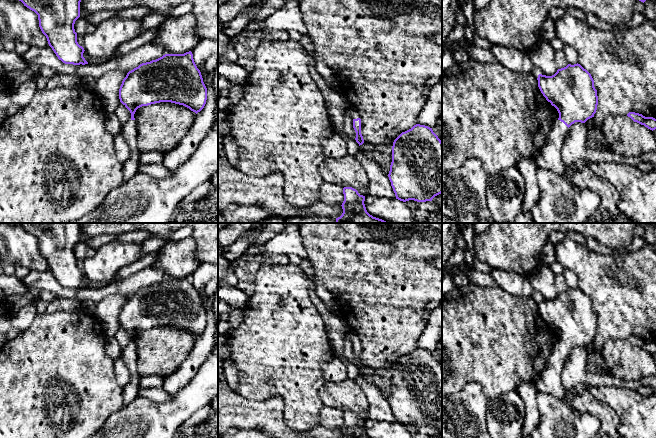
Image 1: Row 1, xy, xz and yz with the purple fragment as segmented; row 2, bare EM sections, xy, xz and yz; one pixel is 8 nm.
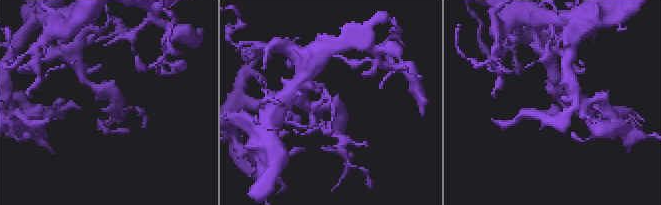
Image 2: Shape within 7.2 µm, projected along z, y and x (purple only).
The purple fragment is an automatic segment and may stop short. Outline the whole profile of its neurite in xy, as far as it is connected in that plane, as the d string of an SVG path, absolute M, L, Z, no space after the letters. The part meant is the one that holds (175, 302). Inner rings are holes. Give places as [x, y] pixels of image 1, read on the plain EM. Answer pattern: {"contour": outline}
{"contour": "M191 275L184 278L165 278L142 287L129 295L119 313L120 326L130 335L131 343L121 356L131 373L130 382L123 386L124 404L135 399L140 390L137 371L136 334L160 326L183 329L196 338L207 324L207 312Z"}

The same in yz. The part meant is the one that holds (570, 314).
{"contour": "M578 287L568 288L566 291L558 293L552 300L539 298L537 304L541 317L557 333L559 342L548 358L547 367L535 380L534 384L537 391L564 400L566 390L560 379L564 361L572 348L575 346L585 347L588 343L594 341L598 329L597 314L594 311L591 298Z"}

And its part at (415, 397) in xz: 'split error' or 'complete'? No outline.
complete

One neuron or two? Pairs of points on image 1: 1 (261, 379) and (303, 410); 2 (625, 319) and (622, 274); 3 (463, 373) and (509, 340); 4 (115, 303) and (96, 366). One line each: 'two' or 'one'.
1: one
2: one
3: one
4: two

